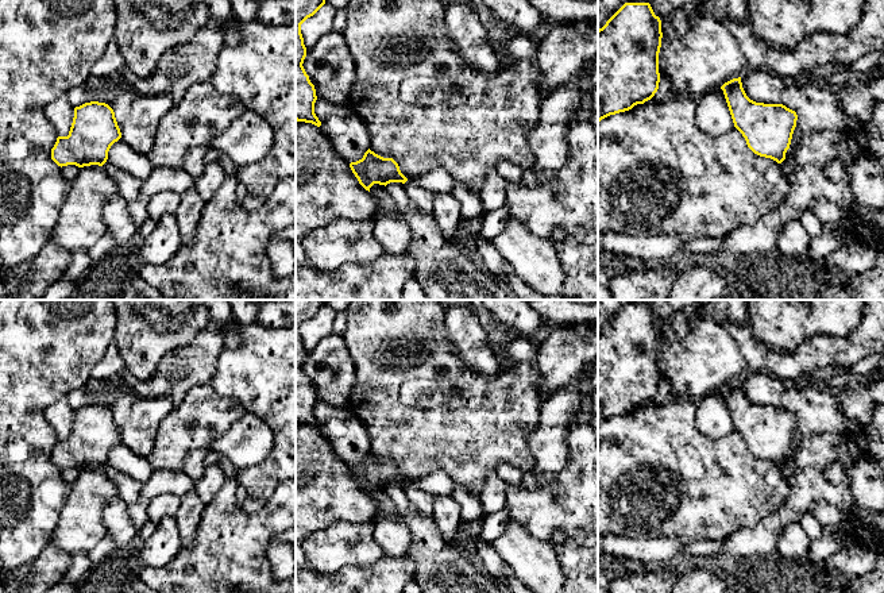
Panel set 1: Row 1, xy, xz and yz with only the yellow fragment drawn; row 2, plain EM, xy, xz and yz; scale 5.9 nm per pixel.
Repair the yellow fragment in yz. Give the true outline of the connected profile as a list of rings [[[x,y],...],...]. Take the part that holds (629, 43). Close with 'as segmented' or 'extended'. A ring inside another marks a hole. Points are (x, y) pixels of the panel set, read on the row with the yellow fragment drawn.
[[[625,3],[598,30],[598,123],[651,100],[659,89],[661,20],[649,3]]]; as segmented

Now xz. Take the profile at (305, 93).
[[[296,0],[296,120],[312,123],[317,127],[321,126],[321,122],[314,113],[316,89],[302,66],[306,47],[301,34],[301,24],[324,4],[325,0]]]; as segmented

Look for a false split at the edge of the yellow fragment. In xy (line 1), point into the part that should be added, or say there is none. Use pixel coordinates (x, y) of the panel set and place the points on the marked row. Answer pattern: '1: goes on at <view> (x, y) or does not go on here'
1: does not go on here

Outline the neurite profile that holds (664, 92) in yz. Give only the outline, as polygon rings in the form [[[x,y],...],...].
[[[661,78],[659,89],[655,96],[644,104],[661,104],[673,96],[672,81],[669,78]]]

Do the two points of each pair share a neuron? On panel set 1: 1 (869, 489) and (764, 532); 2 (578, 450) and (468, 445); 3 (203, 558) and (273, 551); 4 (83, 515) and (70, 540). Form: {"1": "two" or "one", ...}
{"1": "two", "2": "two", "3": "two", "4": "one"}

